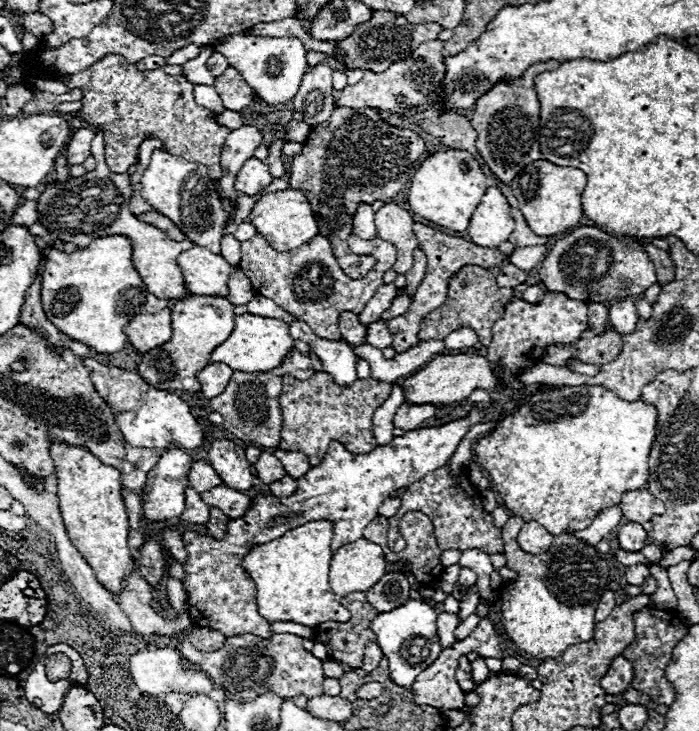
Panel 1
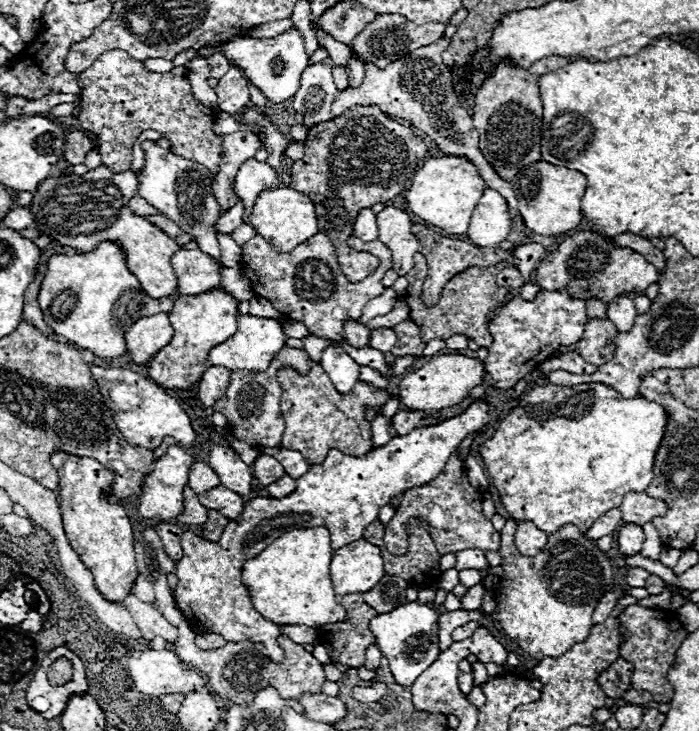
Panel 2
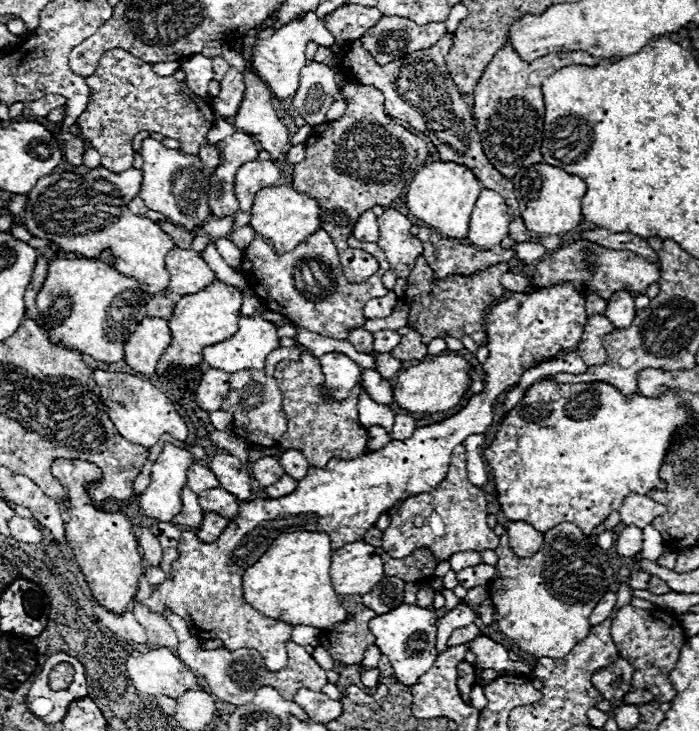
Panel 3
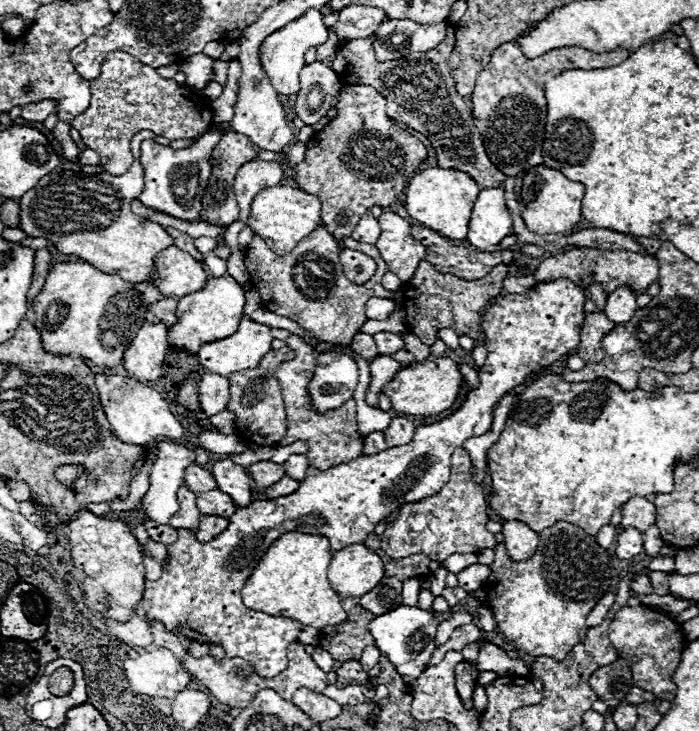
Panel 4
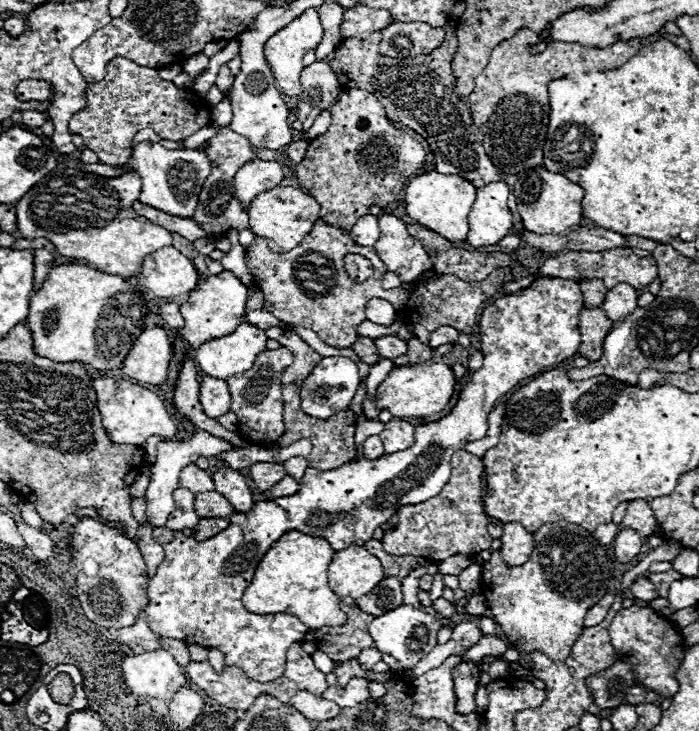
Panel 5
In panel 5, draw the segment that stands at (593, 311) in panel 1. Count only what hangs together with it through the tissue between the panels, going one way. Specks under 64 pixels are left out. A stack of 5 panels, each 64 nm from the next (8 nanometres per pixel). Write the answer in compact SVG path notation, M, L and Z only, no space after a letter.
M584 278L584 280L580 280L580 286L582 286L582 294L584 294L584 302L586 302L586 306L602 306L602 302L604 302L604 296L606 296L606 286L602 284L602 280L596 280L596 278L592 278L592 280L588 280L588 278Z

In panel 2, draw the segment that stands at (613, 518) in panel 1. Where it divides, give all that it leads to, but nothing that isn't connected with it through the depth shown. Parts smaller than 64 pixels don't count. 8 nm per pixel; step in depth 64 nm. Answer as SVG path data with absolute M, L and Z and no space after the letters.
M614 508L614 510L610 510L610 512L606 512L604 516L600 516L584 536L588 536L590 540L598 540L600 534L610 534L610 532L614 532L614 530L620 526L620 522L622 522L622 514L620 514L618 508Z

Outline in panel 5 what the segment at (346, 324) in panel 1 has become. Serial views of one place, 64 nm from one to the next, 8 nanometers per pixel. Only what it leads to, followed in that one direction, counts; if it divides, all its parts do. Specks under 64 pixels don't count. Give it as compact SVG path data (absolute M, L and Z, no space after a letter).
M358 338L358 340L352 344L352 348L354 348L354 352L360 356L360 360L362 360L364 364L374 366L376 362L380 362L380 354L378 354L378 350L376 350L376 346L374 346L374 340L370 340L370 338Z

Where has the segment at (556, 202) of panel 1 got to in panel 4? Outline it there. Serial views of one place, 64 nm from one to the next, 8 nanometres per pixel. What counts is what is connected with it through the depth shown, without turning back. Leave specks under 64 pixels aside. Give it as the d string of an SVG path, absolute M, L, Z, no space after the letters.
M532 166L514 180L514 192L520 204L520 214L526 222L526 228L534 234L564 234L572 230L580 220L580 200L584 198L584 184L568 180L562 172L550 170L546 166Z

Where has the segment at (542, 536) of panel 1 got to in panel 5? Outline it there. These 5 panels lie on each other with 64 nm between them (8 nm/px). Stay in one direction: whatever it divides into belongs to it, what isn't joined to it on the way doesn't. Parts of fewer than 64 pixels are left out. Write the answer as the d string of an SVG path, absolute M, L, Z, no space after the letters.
M508 522L502 526L502 546L500 554L508 566L520 566L528 560L534 550L532 534L526 532L518 522Z

